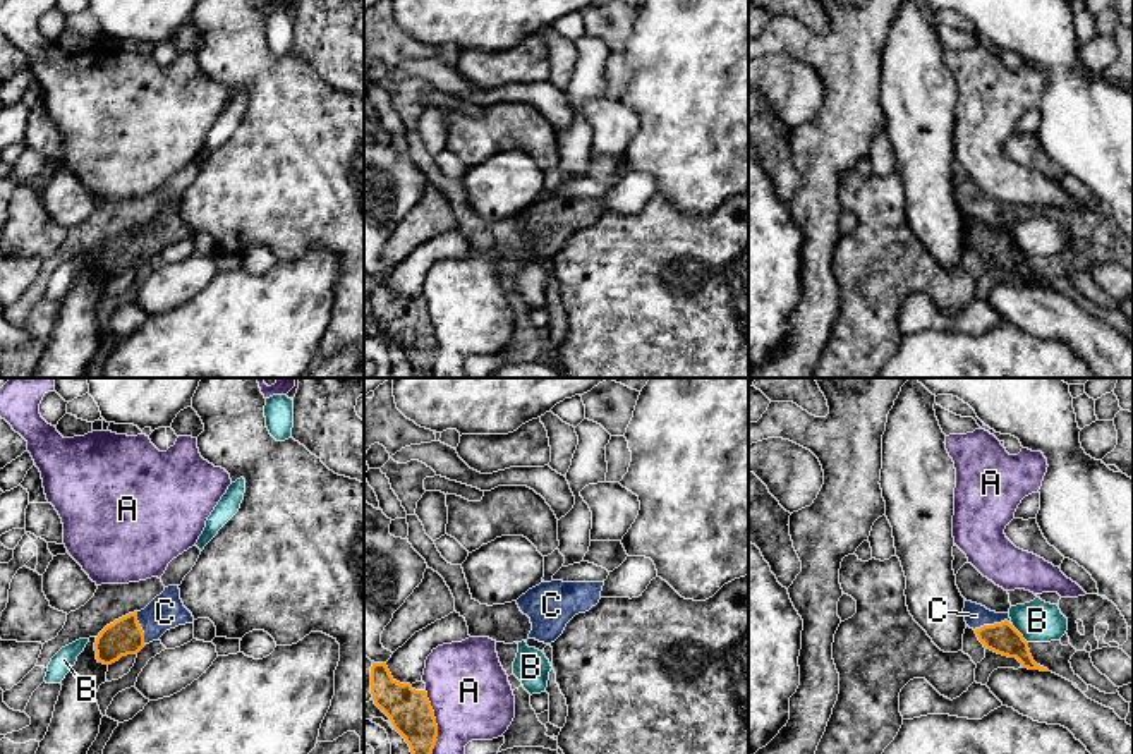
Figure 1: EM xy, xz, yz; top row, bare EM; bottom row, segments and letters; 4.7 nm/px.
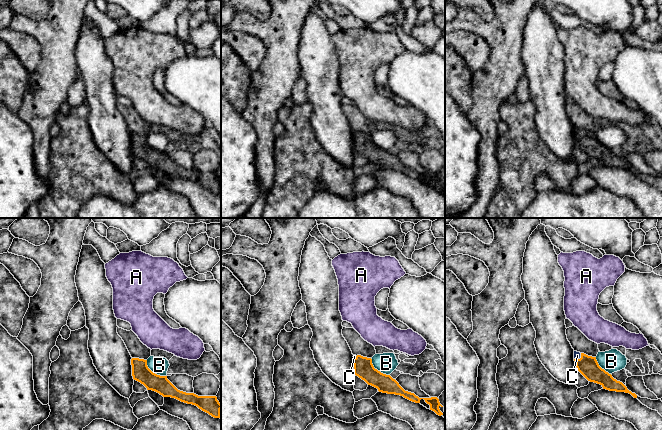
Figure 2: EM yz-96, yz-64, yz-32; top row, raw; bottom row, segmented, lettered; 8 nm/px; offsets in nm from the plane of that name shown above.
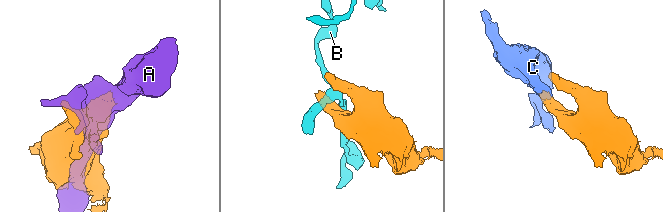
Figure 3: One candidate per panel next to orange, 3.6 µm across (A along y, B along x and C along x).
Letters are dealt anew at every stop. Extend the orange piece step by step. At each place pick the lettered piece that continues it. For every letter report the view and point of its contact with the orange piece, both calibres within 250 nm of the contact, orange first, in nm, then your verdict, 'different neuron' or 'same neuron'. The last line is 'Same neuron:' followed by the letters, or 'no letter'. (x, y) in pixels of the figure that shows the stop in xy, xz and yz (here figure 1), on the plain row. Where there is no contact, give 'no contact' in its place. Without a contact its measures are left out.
A: contact xz (436, 342); calibres 200 and 380 nm; different neuron
B: contact yz (1020, 249); calibres 150 and 190 nm; different neuron
C: contact yz (994, 239); calibres 150 and 110 nm; same neuron
Same neuron: C

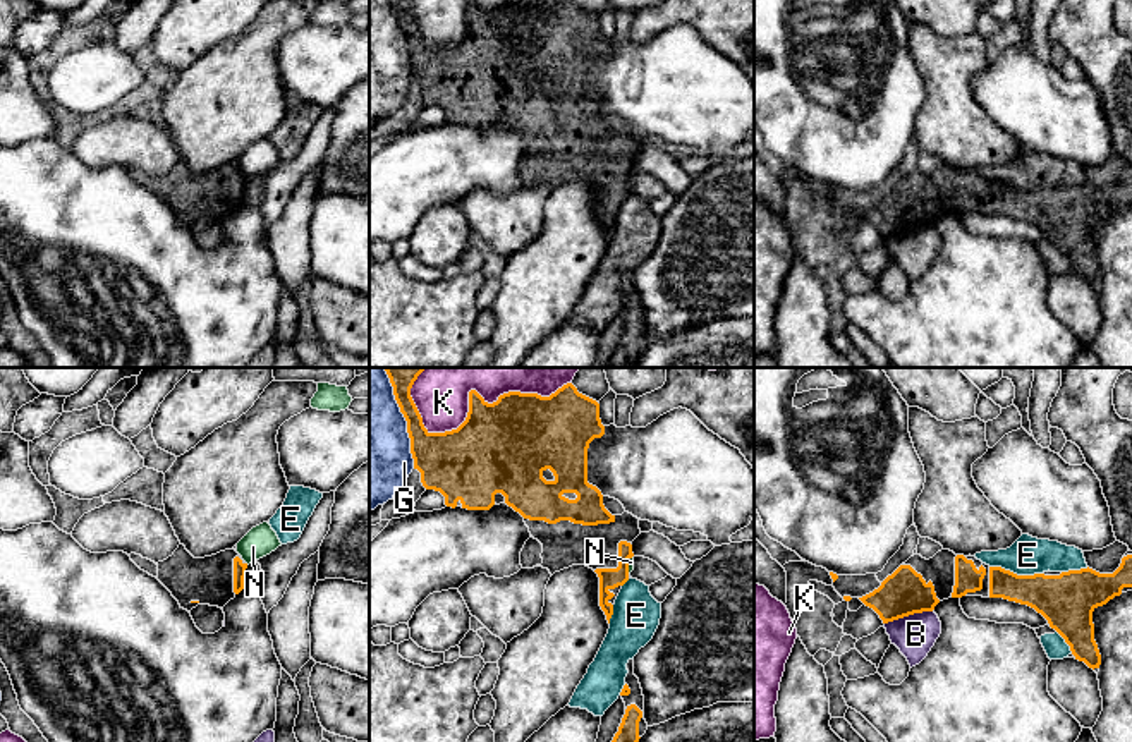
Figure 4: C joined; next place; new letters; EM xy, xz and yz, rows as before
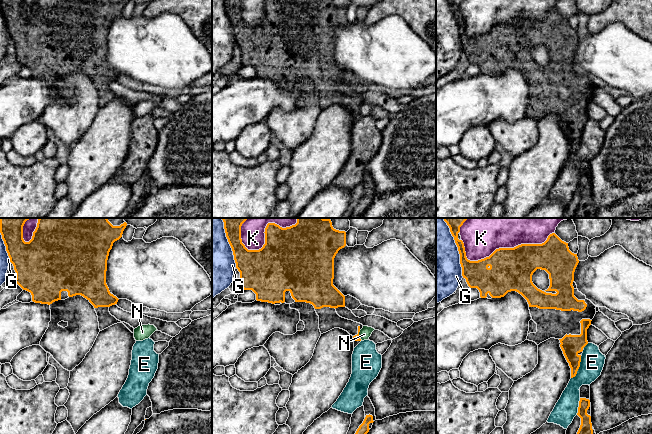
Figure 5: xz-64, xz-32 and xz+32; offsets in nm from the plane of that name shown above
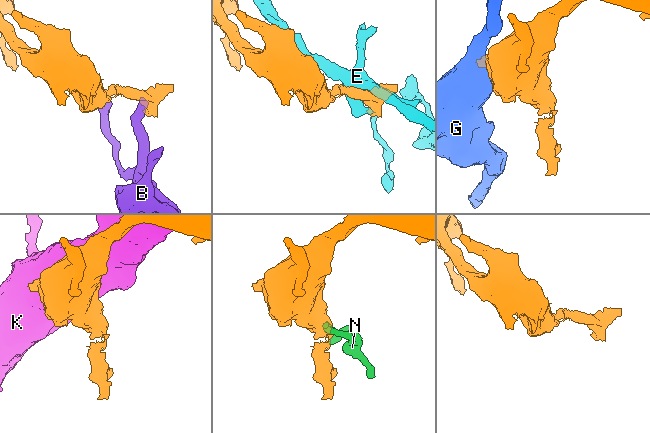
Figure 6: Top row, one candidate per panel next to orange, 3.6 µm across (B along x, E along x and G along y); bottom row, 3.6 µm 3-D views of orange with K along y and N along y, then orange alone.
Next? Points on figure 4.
B: contact yz (907, 231); calibres 220 and 190 nm; different neuron
E: contact yz (1016, 189); calibres 240 and 180 nm; different neuron
G: contact xz (407, 42); calibres 280 and 380 nm; different neuron
K: contact xz (469, 9); calibres 340 and 220 nm; different neuron
N: contact xz (627, 179); calibres 100 and 30 nm; different neuron
Same neuron: no letter

